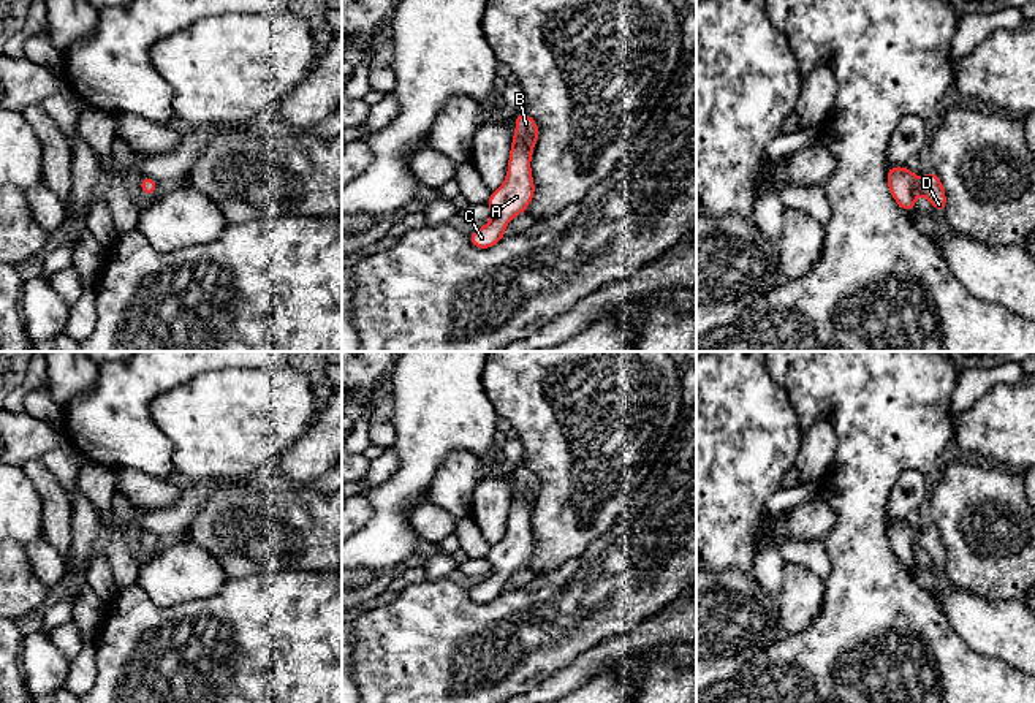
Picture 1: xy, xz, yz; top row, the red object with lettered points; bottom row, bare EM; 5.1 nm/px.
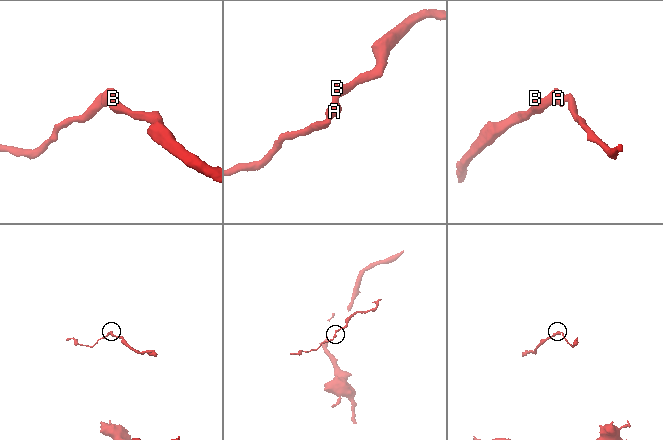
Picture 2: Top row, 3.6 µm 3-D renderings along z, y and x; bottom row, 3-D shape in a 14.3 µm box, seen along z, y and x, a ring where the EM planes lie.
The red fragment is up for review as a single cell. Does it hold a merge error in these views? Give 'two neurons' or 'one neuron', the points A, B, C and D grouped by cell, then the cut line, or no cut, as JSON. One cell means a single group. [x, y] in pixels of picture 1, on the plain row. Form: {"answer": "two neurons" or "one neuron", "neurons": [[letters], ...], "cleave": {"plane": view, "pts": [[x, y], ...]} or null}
{"answer": "one neuron", "neurons": [["A", "B", "C", "D"]], "cleave": null}

